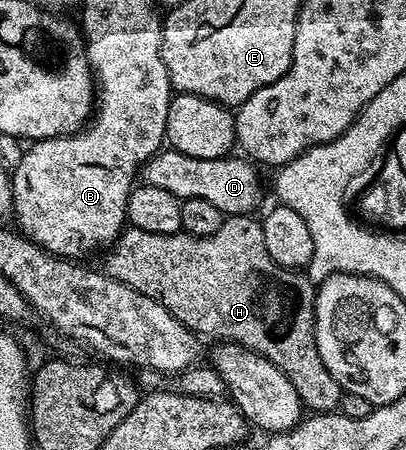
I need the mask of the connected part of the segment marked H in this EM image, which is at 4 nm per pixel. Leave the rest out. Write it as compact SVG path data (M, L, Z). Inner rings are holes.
M249 214L226 216L223 226L210 236L192 236L184 230L175 234L151 234L151 230L126 227L117 243L112 245L110 256L103 265L104 271L139 294L158 300L180 324L186 324L190 332L202 337L218 336L216 339L221 342L243 344L279 366L279 370L291 378L291 386L295 386L302 405L310 413L336 413L341 406L343 389L335 378L331 378L331 370L323 366L323 358L319 358L315 338L315 285L308 275L280 268L273 261L263 242L261 220L253 218Z

